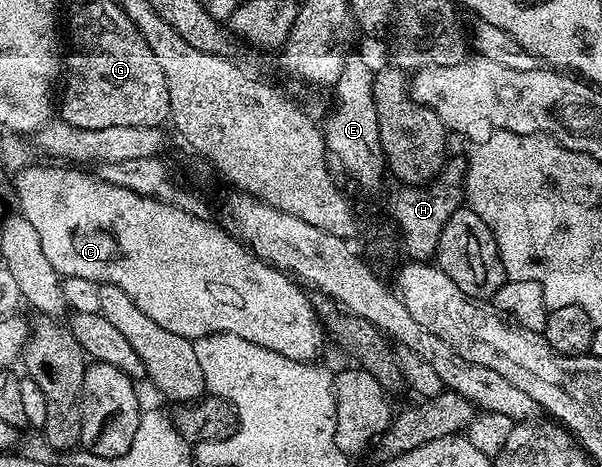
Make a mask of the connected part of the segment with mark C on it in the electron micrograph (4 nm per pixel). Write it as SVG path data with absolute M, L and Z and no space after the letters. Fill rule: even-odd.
M32 165L21 170L16 181L16 197L20 200L18 205L19 212L24 214L26 220L30 221L31 226L38 231L39 242L42 243L43 254L50 261L54 271L59 273L61 278L77 277L78 279L90 279L100 285L113 285L114 287L122 287L122 291L126 291L126 295L130 295L130 299L134 299L134 303L138 303L138 307L142 307L142 311L146 315L150 315L150 319L154 319L154 323L159 323L161 327L166 327L166 331L174 331L174 335L182 335L193 342L199 337L209 337L211 333L233 333L242 339L246 339L250 343L254 343L258 347L266 347L270 351L274 351L278 355L282 355L291 361L307 361L315 362L316 357L320 353L320 348L326 341L326 330L320 322L320 317L316 313L316 308L312 306L312 297L304 294L305 290L289 274L282 269L275 269L272 265L268 265L257 257L255 253L246 245L240 244L235 237L224 232L219 224L208 222L204 217L196 217L192 213L182 211L176 205L168 205L165 201L156 201L152 197L144 197L142 194L115 185L110 181L105 181L103 176L94 174L92 171L85 171L80 167L62 167L66 169L58 169L48 165Z

